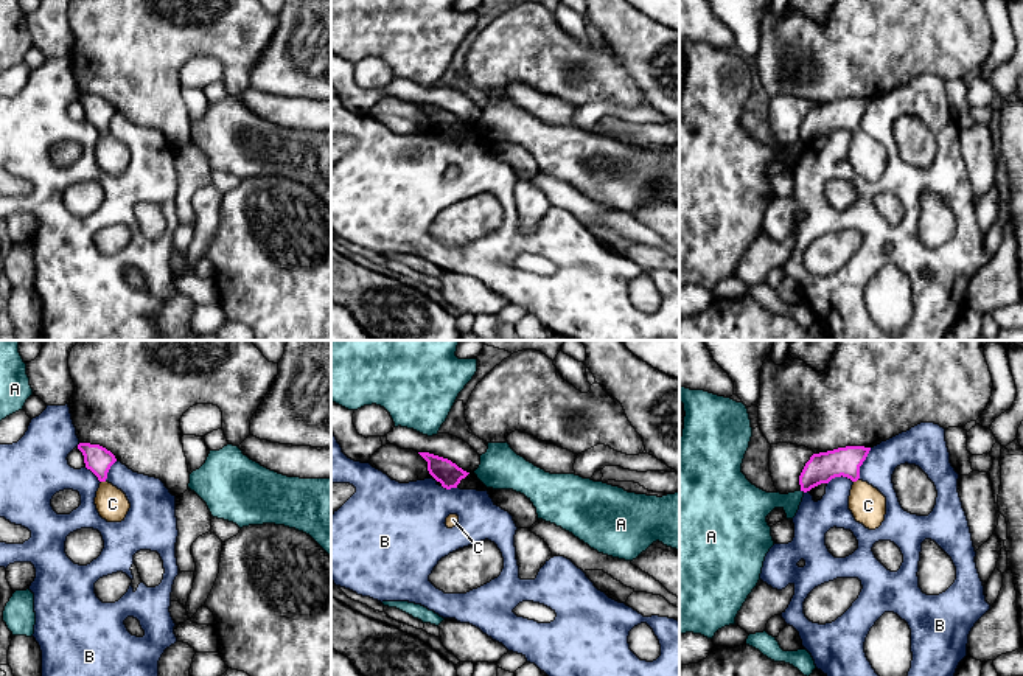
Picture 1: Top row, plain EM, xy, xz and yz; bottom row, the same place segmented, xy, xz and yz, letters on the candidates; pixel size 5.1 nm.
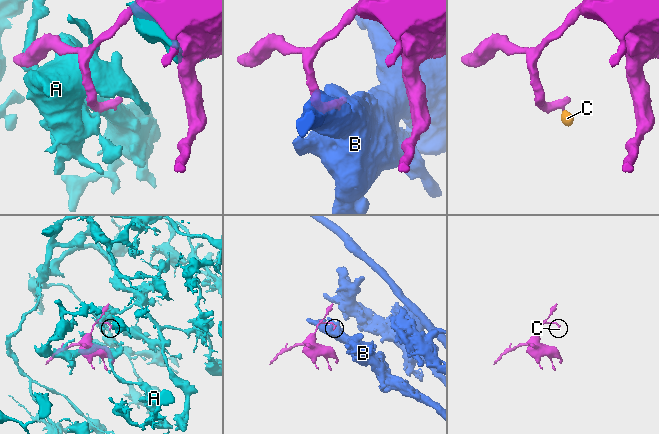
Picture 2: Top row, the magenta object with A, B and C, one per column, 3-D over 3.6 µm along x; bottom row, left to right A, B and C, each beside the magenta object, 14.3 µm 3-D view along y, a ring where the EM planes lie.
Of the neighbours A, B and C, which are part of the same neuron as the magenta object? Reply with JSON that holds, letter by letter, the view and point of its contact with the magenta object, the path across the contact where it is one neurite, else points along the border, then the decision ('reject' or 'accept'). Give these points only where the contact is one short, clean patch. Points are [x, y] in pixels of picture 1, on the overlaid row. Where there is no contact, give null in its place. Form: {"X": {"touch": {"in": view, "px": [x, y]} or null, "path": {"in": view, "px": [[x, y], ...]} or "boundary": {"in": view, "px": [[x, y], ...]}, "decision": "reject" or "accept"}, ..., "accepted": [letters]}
{"A": {"touch": {"in": "yz", "px": [803, 490]}, "decision": "reject"}, "B": {"touch": {"in": "yz", "px": [862, 463]}, "decision": "reject"}, "C": {"touch": {"in": "xy", "px": [103, 480]}, "path": {"in": "xy", "px": [[97, 459], [103, 480], [112, 504]]}, "decision": "accept"}, "accepted": ["C"]}

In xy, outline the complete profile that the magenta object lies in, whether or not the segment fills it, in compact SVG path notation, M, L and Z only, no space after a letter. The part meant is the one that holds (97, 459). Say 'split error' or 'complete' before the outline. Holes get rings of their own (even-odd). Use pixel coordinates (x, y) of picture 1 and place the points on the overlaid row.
split error; M79 443L78 449L84 455L86 468L101 482L95 497L100 516L107 522L124 521L131 504L121 490L106 480L110 466L117 462L115 455L100 444Z

